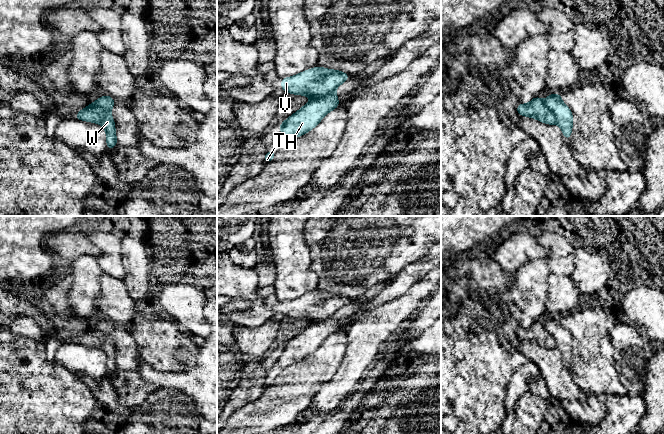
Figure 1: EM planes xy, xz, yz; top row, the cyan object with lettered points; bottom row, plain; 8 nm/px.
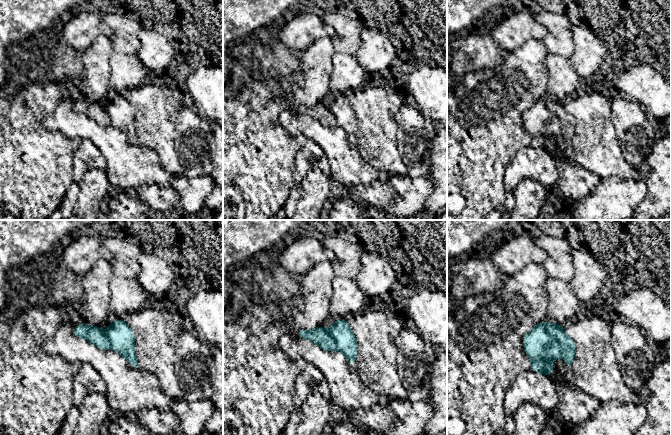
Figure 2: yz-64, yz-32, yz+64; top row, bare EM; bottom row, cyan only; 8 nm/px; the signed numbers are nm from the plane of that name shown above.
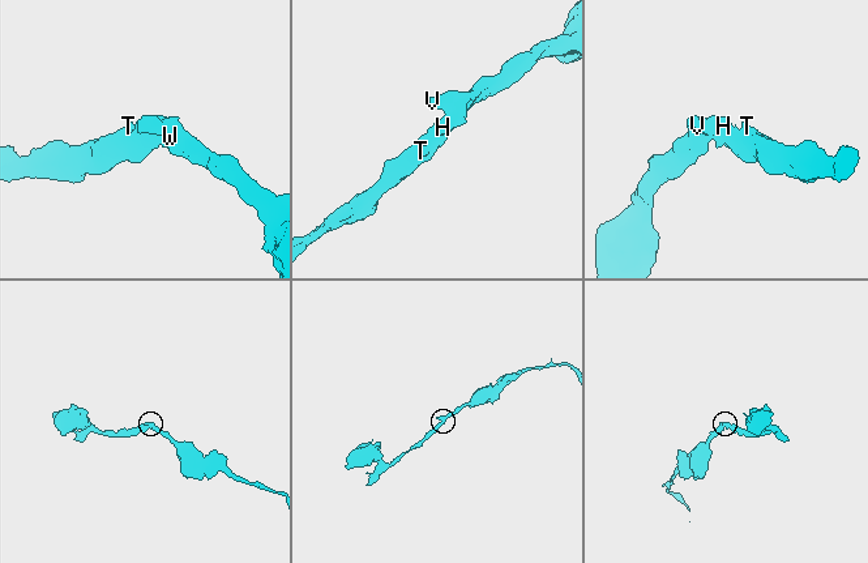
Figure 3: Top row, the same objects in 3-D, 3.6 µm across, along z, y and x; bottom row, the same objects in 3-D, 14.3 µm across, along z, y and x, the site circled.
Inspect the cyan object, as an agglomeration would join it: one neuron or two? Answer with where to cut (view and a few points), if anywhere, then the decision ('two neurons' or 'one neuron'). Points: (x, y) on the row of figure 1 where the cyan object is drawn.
yz (543, 101), (553, 114), (556, 122) | two neurons

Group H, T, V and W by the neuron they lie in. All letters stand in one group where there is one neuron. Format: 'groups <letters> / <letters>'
groups H T / V W

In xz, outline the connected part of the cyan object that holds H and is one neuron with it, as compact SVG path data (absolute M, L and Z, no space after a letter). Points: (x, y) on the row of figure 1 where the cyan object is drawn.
M335 93L323 98L312 99L280 124L279 131L292 138L300 137L311 131L326 114L338 107L339 99Z

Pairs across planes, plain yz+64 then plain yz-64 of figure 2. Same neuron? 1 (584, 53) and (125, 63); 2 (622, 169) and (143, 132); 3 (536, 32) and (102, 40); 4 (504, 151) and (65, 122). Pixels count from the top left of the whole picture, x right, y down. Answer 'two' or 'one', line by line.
1: two
2: one
3: two
4: two

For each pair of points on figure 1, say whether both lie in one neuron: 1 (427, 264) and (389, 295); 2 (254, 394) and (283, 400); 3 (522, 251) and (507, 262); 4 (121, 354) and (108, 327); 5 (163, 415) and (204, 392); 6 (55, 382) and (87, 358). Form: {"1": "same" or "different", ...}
{"1": "same", "2": "different", "3": "same", "4": "same", "5": "different", "6": "different"}

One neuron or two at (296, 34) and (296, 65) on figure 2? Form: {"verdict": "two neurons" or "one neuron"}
{"verdict": "two neurons"}

